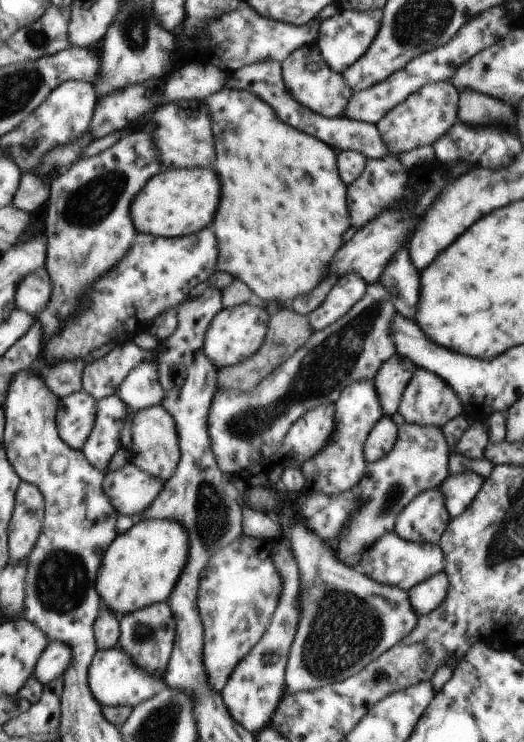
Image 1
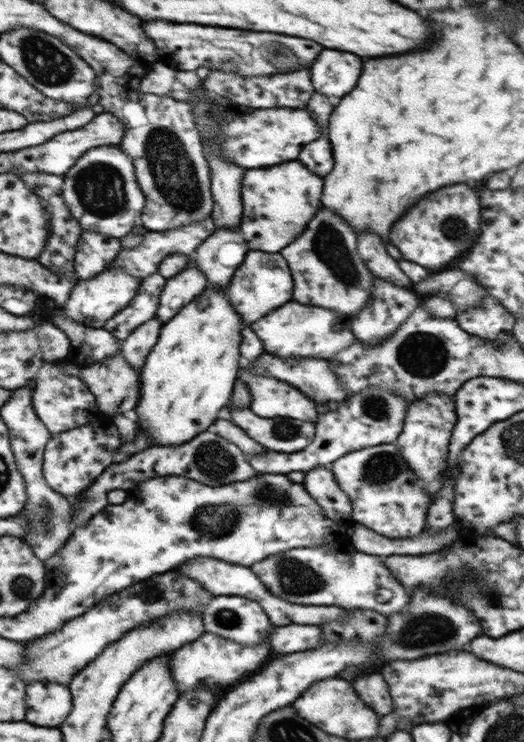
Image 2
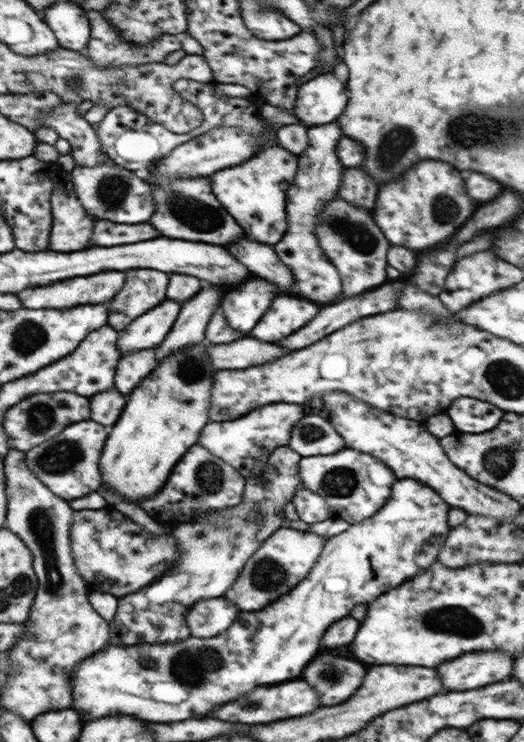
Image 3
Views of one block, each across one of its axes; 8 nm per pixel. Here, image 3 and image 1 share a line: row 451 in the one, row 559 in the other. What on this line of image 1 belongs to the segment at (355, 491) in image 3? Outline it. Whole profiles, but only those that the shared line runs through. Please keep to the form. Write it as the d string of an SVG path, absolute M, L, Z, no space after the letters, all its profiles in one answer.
M405 422L397 427L394 448L376 462L367 462L366 472L358 486L358 496L362 506L352 514L348 526L338 540L326 538L326 544L336 552L338 560L350 568L358 567L358 560L386 532L395 530L397 514L400 514L410 501L425 490L435 489L449 476L449 446L438 426L418 426Z

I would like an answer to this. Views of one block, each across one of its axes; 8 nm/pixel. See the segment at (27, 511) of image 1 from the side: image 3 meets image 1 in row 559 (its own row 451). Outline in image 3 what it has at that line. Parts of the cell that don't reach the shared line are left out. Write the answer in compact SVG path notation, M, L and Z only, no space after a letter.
M11 449L7 454L8 488L12 488L12 512L8 512L8 528L12 528L12 532L16 532L18 536L24 536L24 540L28 540L28 548L36 552L34 568L39 587L28 619L24 622L27 624L27 632L23 640L5 652L11 660L12 670L8 674L7 684L2 688L1 701L6 709L30 722L46 711L70 708L73 698L73 685L70 680L72 670L90 656L95 656L104 650L107 646L106 642L110 639L110 632L109 622L92 608L88 600L90 587L74 565L70 546L70 528L72 528L72 516L75 510L70 507L66 499L56 496L32 472L28 467L26 454L26 451L20 449Z

